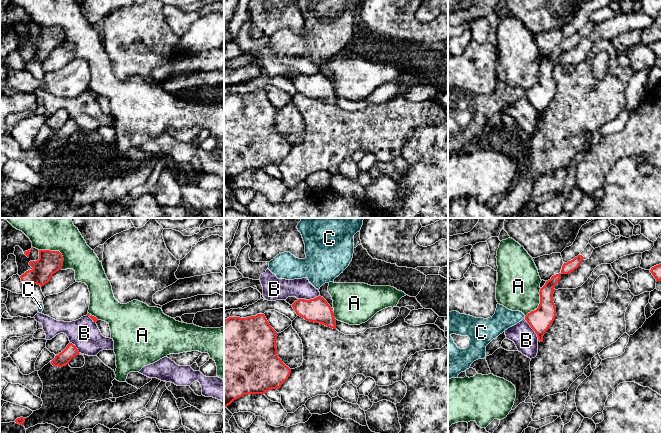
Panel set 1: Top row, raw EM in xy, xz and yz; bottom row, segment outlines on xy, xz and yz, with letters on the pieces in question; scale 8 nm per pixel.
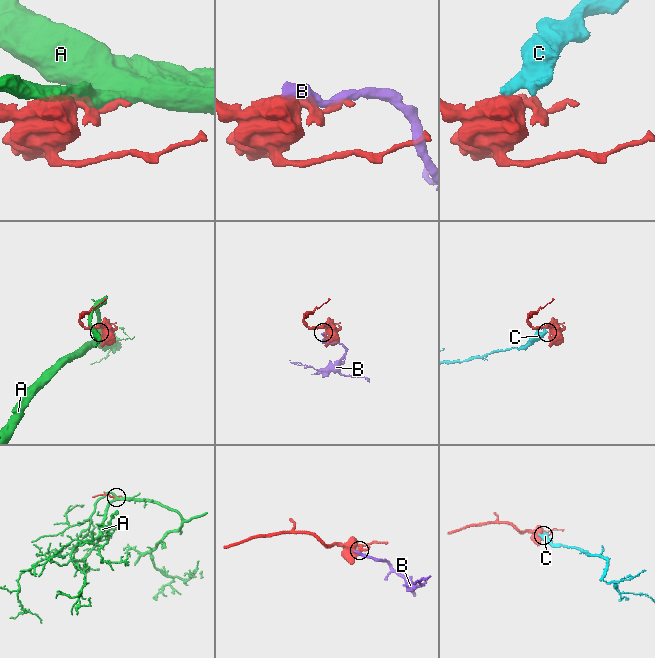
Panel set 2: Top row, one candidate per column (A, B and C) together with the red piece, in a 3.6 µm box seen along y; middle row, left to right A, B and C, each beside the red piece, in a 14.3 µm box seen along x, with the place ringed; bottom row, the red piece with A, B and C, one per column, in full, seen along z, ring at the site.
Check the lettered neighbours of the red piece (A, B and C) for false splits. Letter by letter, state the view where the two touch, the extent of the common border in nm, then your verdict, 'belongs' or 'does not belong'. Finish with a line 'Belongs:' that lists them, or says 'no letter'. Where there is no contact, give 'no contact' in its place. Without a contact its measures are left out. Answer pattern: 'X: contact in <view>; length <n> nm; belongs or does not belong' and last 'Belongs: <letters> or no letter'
A: contact in xy; length 240 nm; does not belong
B: contact in xz; length 180 nm; does not belong
C: contact in xy; length 30 nm; does not belong
Belongs: no letter

